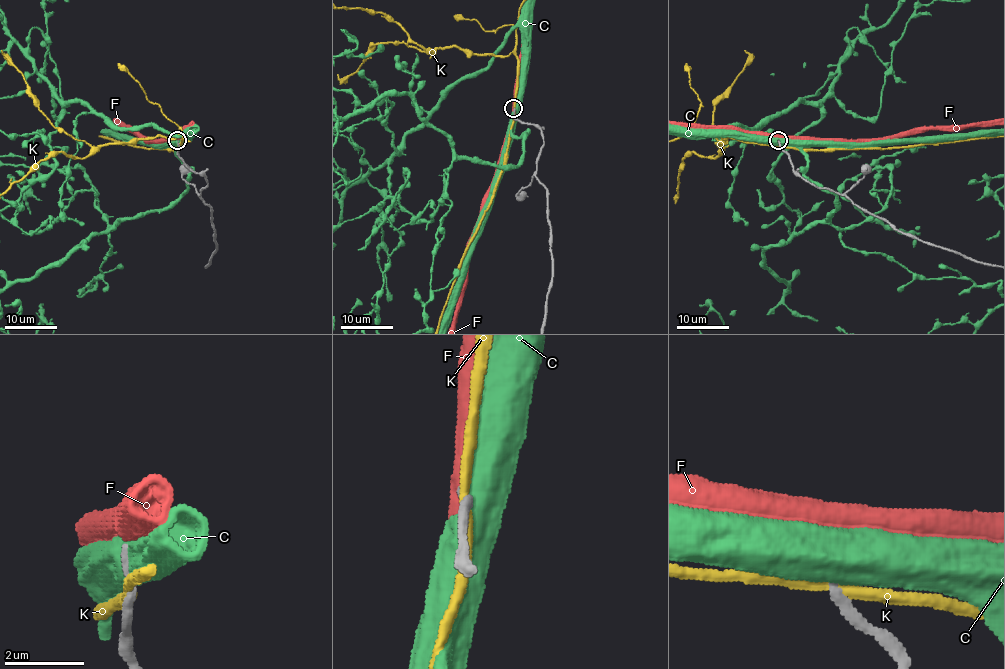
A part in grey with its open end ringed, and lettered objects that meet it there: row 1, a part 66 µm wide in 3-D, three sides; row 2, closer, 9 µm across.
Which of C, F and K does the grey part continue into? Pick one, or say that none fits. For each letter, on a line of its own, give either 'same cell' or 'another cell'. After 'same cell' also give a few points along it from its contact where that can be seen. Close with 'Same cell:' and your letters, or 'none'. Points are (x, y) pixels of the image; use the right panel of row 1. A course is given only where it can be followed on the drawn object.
C: another cell
F: same cell
K: another cell
Same cell: F

